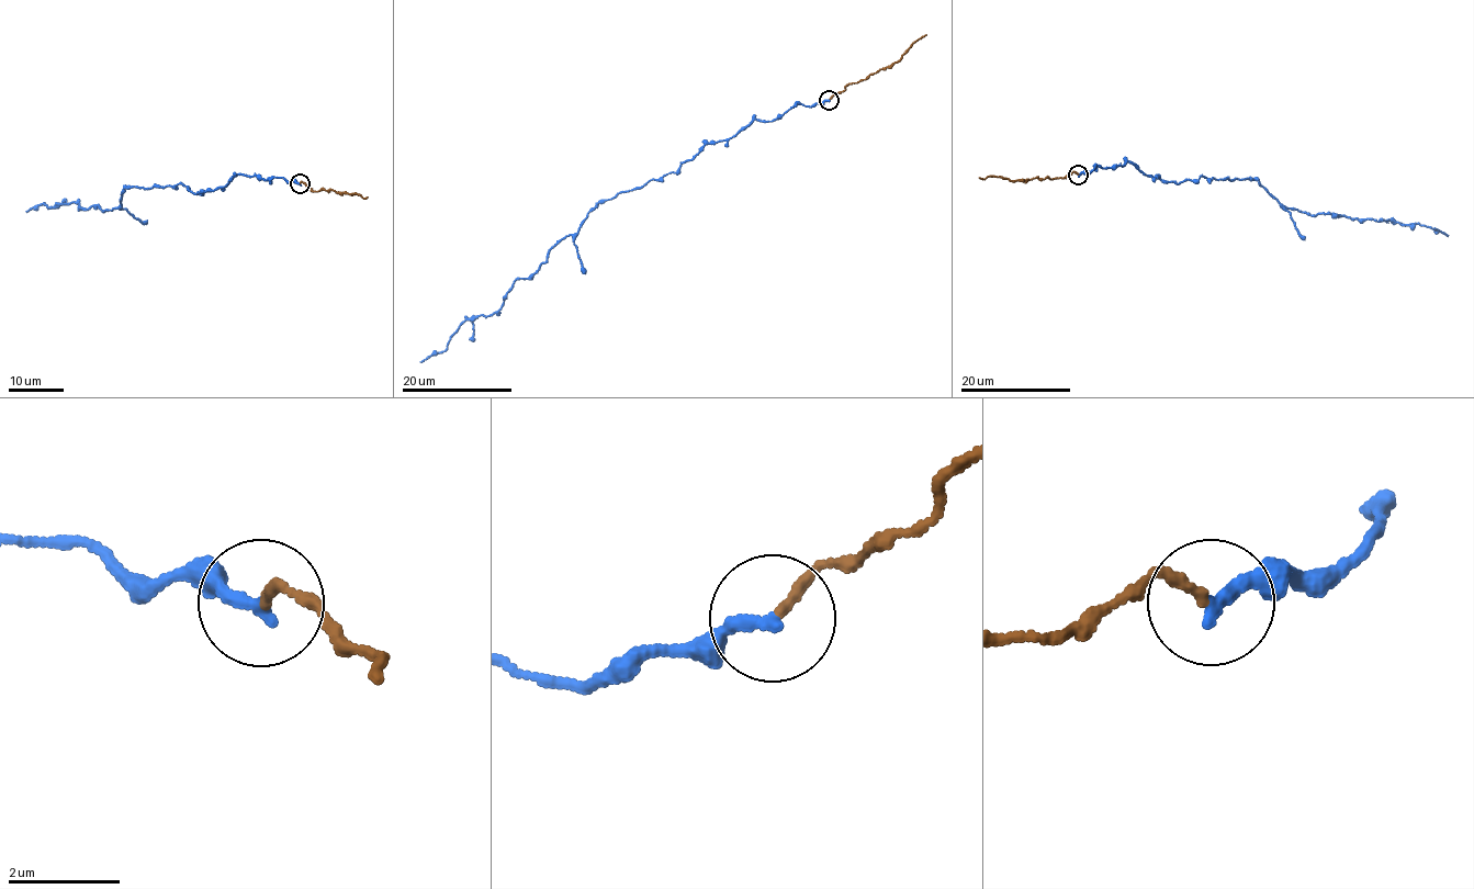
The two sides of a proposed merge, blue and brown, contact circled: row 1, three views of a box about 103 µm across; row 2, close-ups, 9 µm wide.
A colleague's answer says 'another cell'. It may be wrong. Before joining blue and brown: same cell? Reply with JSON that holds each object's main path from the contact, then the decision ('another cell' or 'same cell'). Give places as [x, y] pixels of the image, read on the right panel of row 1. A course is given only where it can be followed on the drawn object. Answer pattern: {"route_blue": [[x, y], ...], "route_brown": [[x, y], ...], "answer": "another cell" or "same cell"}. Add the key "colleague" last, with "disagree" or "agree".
{"route_blue": [[1079, 175], [1127, 160], [1177, 183], [1251, 177], [1301, 213], [1392, 220], [1448, 235]], "route_brown": [[1078, 175], [1073, 171], [1056, 178], [1014, 182], [1001, 177], [979, 177]], "answer": "another cell", "colleague": "agree"}

